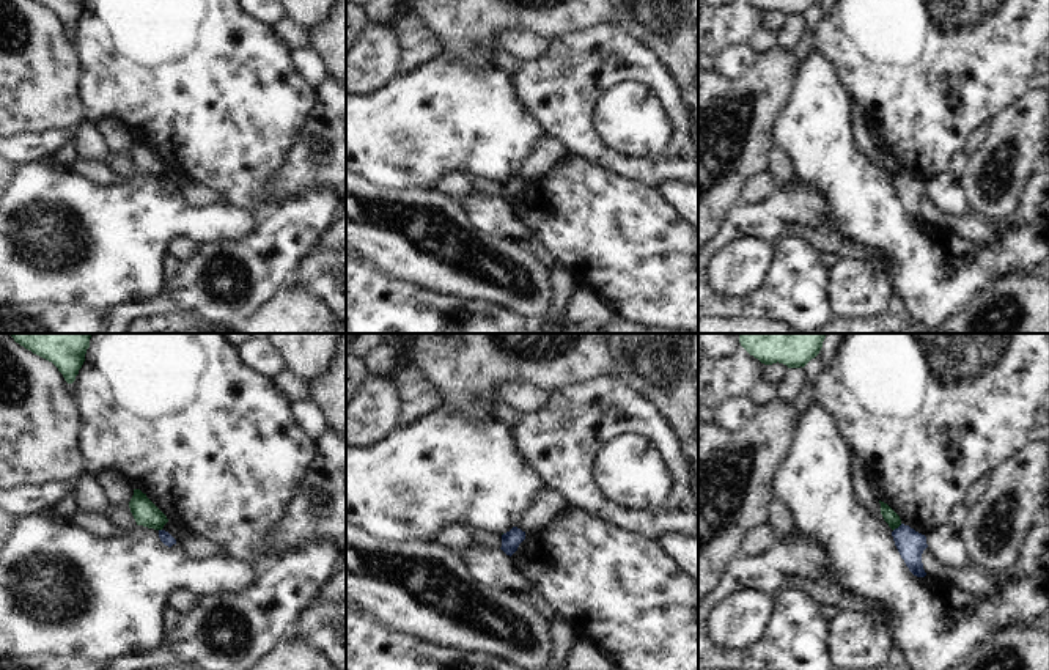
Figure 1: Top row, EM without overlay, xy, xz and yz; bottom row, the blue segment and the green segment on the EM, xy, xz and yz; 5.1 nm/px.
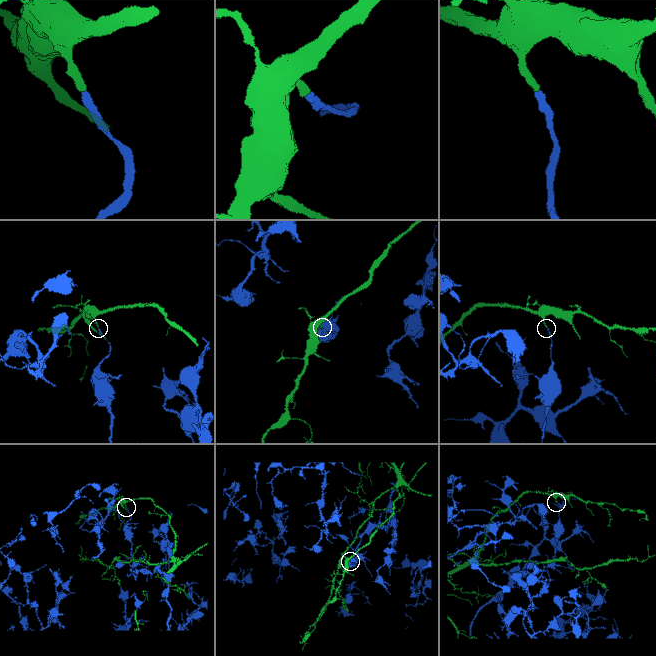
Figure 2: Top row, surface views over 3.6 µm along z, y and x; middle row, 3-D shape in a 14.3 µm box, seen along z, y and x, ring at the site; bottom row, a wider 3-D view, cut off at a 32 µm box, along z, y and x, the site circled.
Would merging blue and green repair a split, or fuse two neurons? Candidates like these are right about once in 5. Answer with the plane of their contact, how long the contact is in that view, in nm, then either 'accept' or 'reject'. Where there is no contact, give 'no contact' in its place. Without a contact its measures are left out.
yz | 60 nm | reject

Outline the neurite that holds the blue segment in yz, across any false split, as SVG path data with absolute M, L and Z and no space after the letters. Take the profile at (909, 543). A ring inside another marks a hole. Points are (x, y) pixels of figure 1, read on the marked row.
M904 524L895 528L892 536L909 571L917 577L925 577L922 554L928 547L926 536Z

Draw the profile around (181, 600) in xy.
M176 588L167 598L168 607L176 610L179 615L187 613L197 604L197 601L198 598L187 588Z

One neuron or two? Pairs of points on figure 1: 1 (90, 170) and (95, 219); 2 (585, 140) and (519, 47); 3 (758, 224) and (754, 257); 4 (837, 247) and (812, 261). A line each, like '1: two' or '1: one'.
1: two
2: two
3: two
4: two

